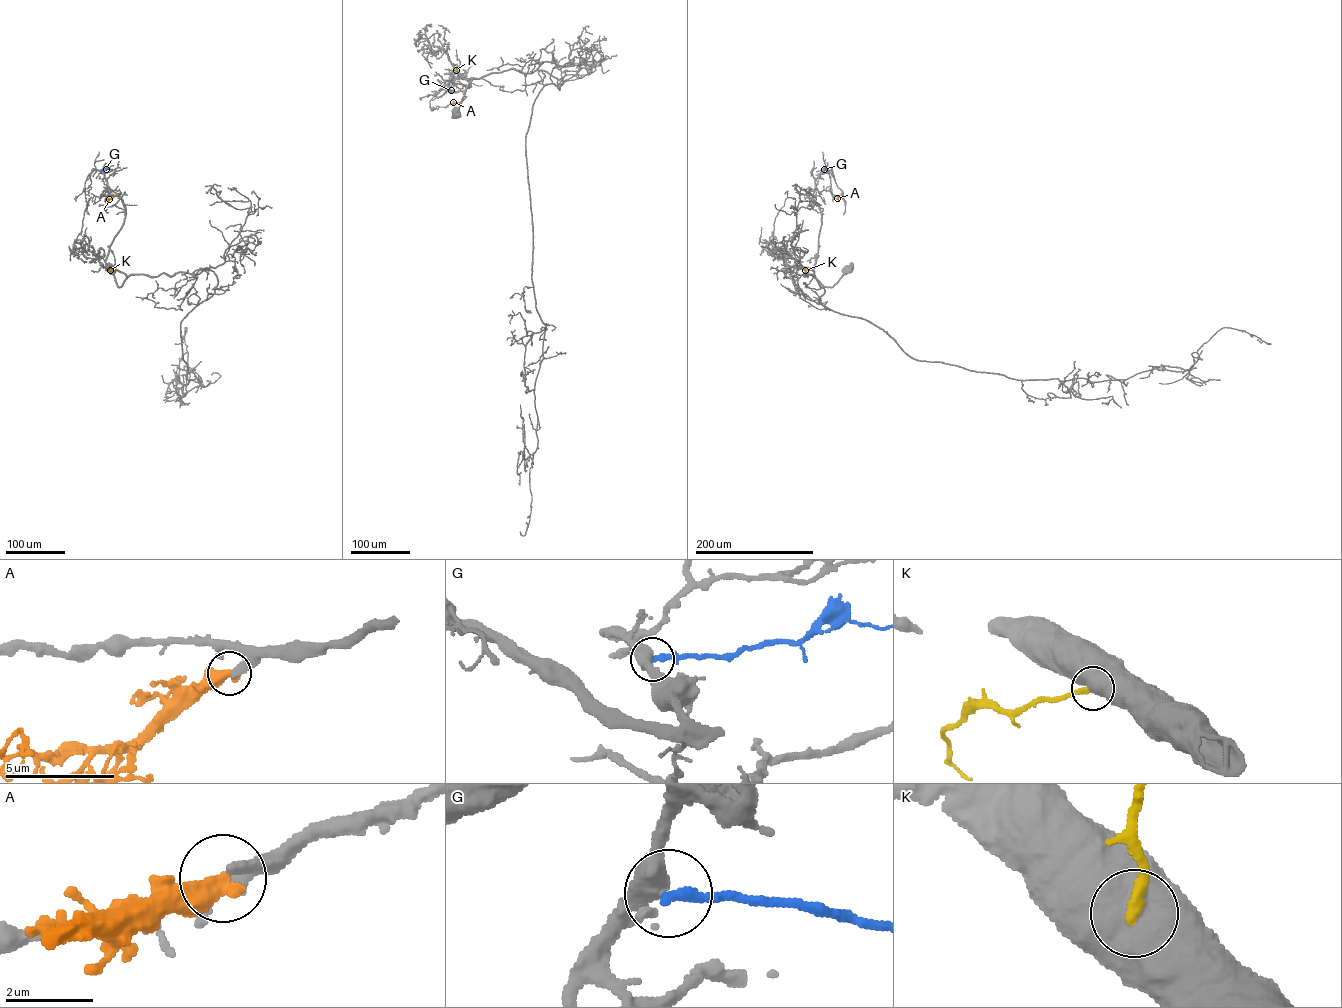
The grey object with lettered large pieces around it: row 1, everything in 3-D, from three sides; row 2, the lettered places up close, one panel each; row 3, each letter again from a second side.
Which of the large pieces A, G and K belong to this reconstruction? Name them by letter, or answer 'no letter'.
no letter

